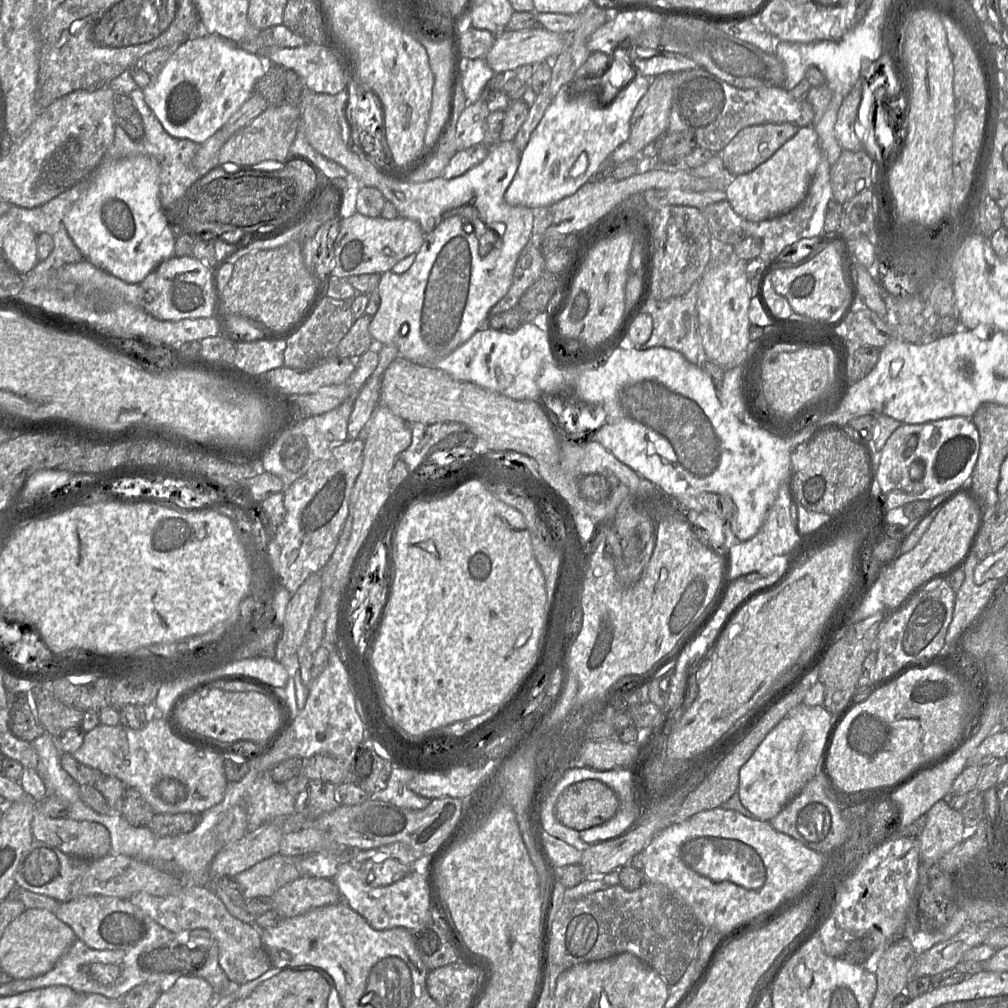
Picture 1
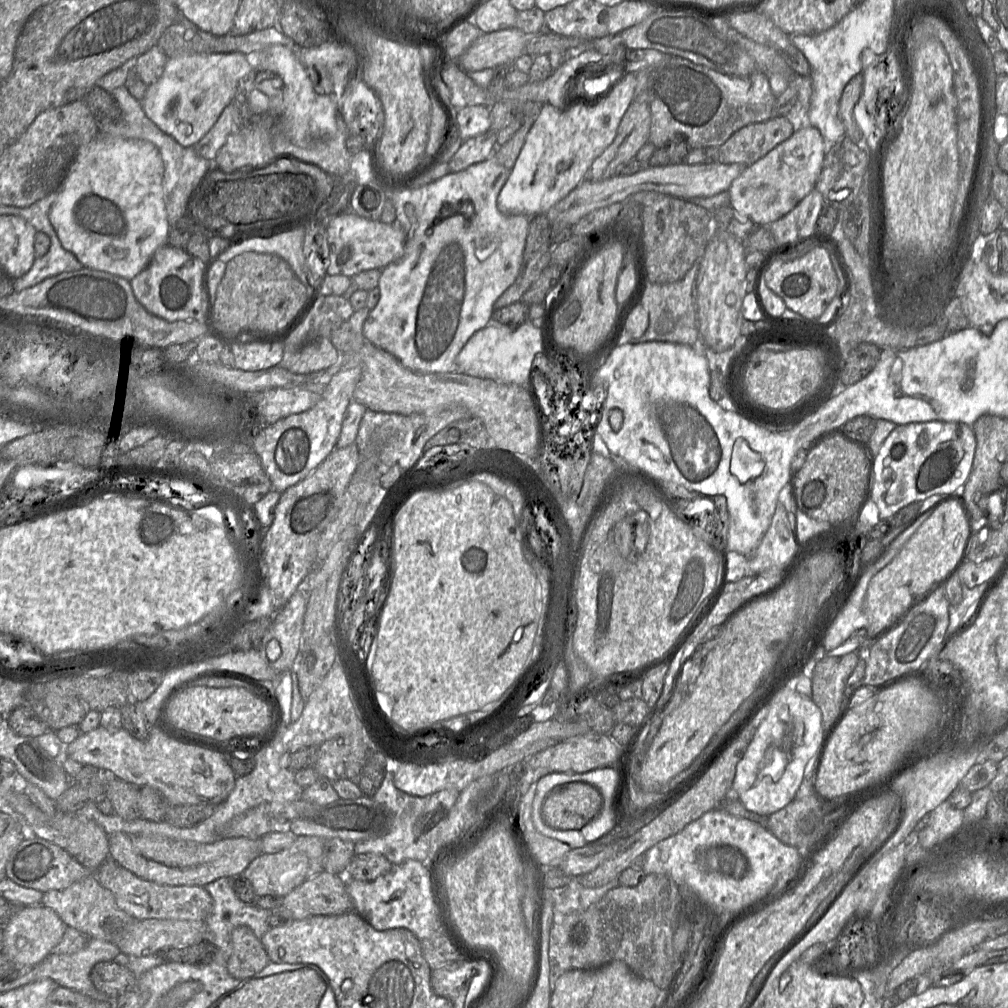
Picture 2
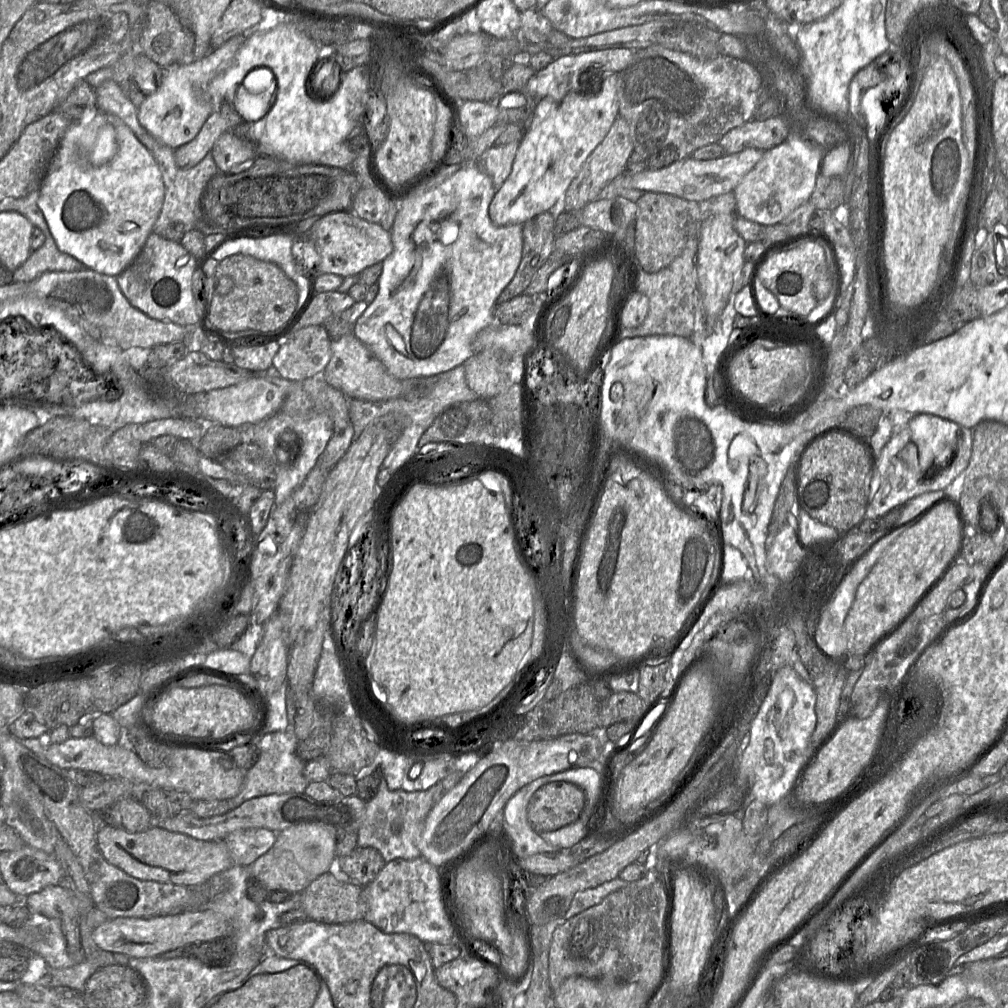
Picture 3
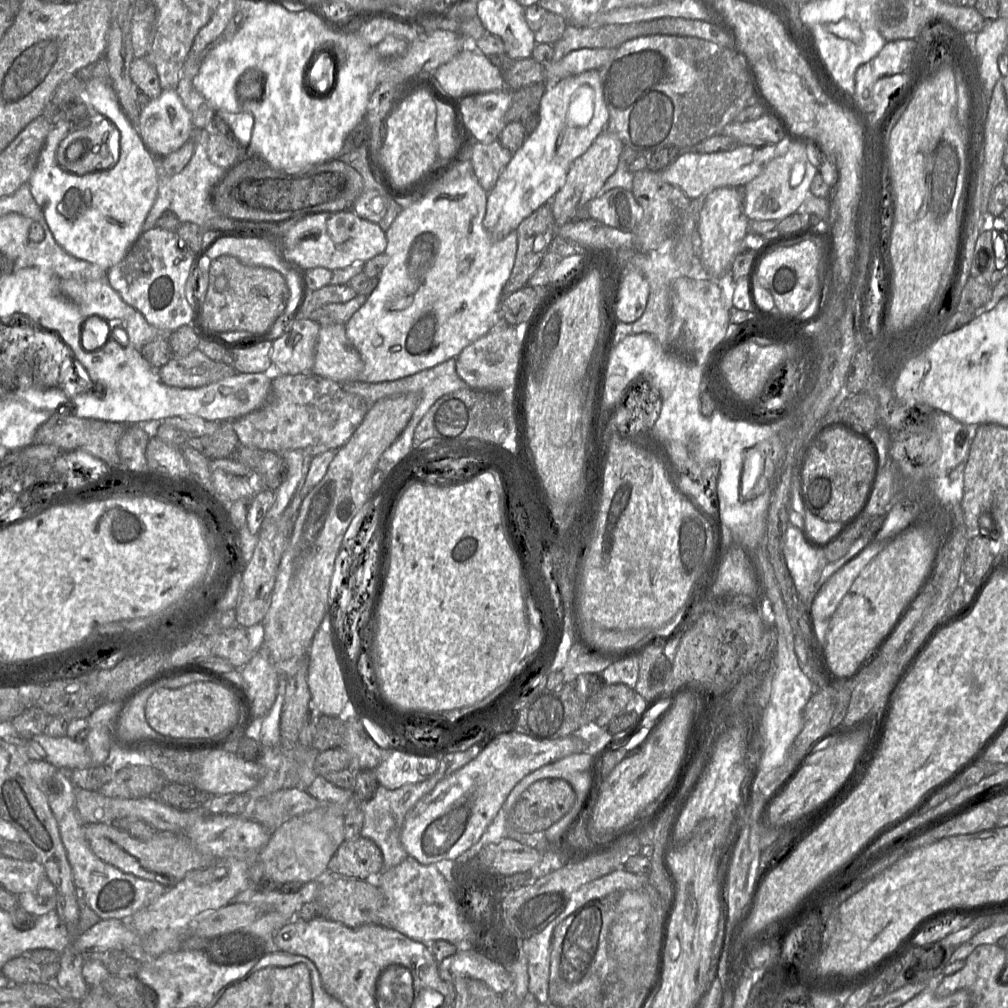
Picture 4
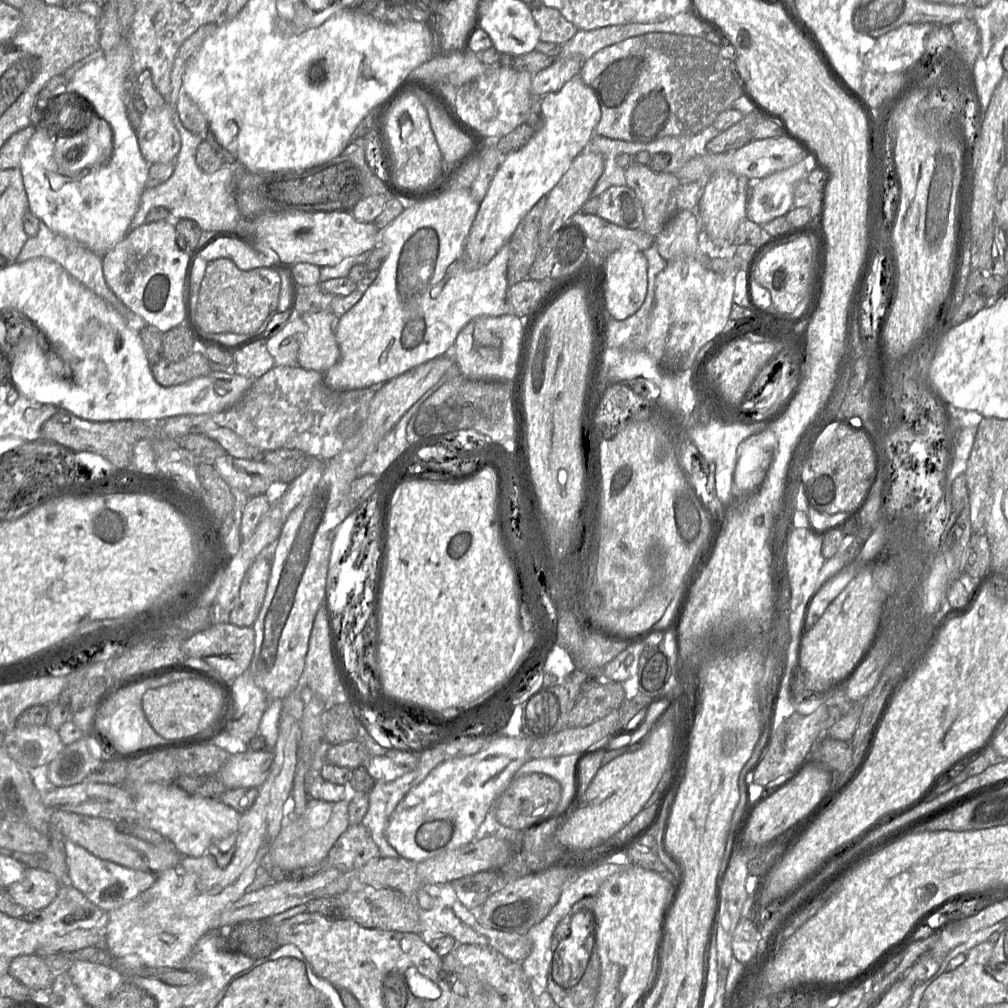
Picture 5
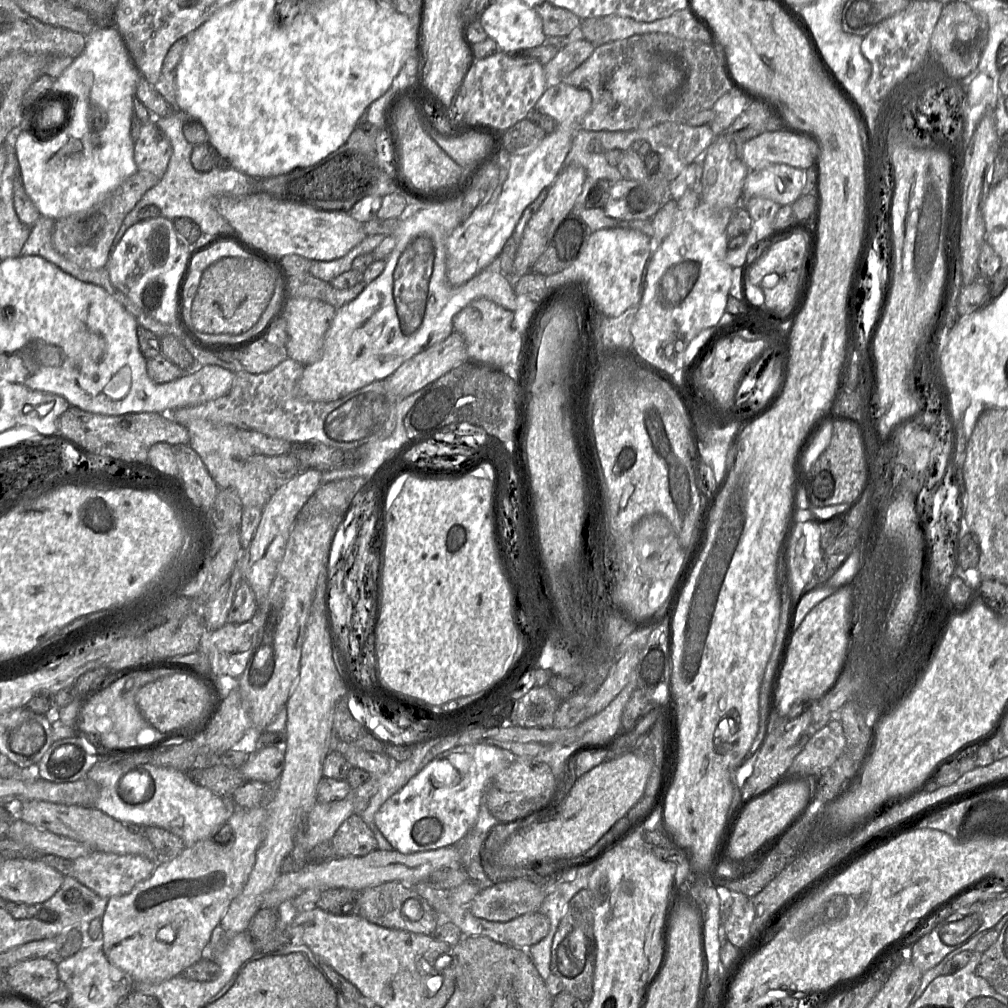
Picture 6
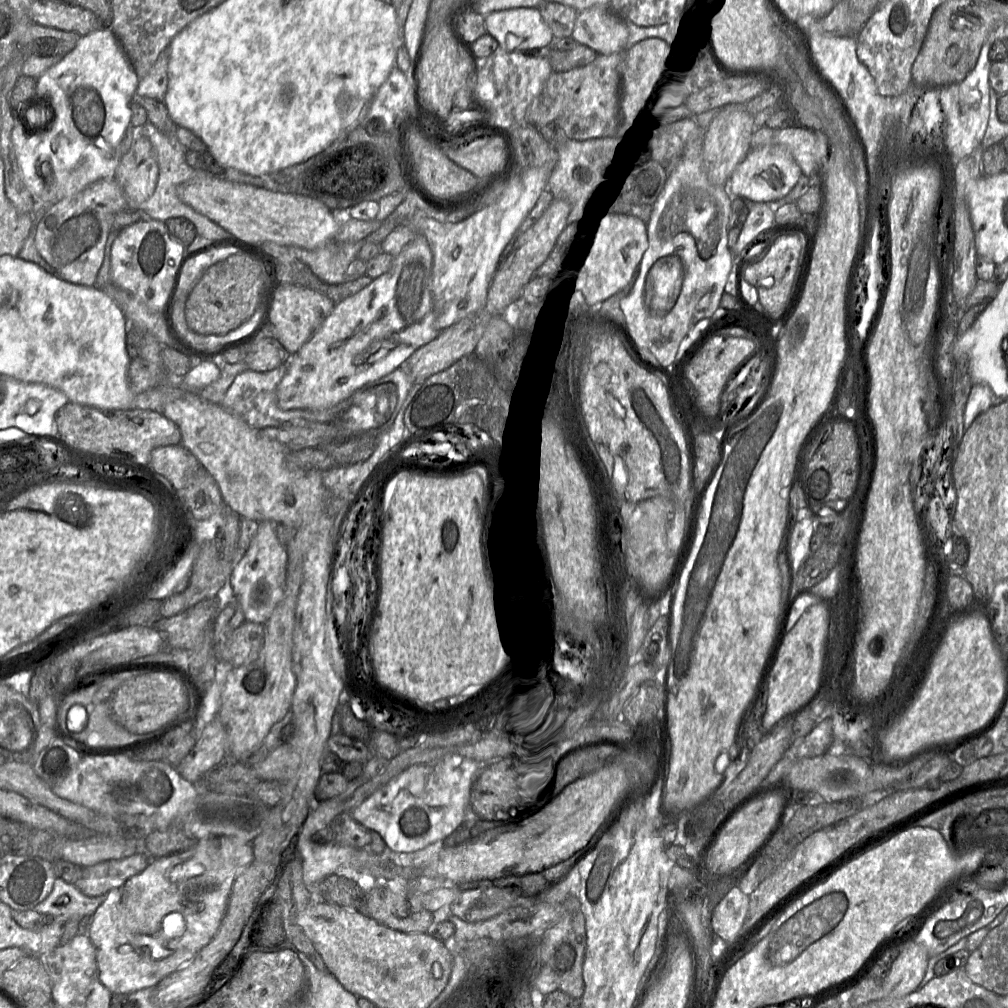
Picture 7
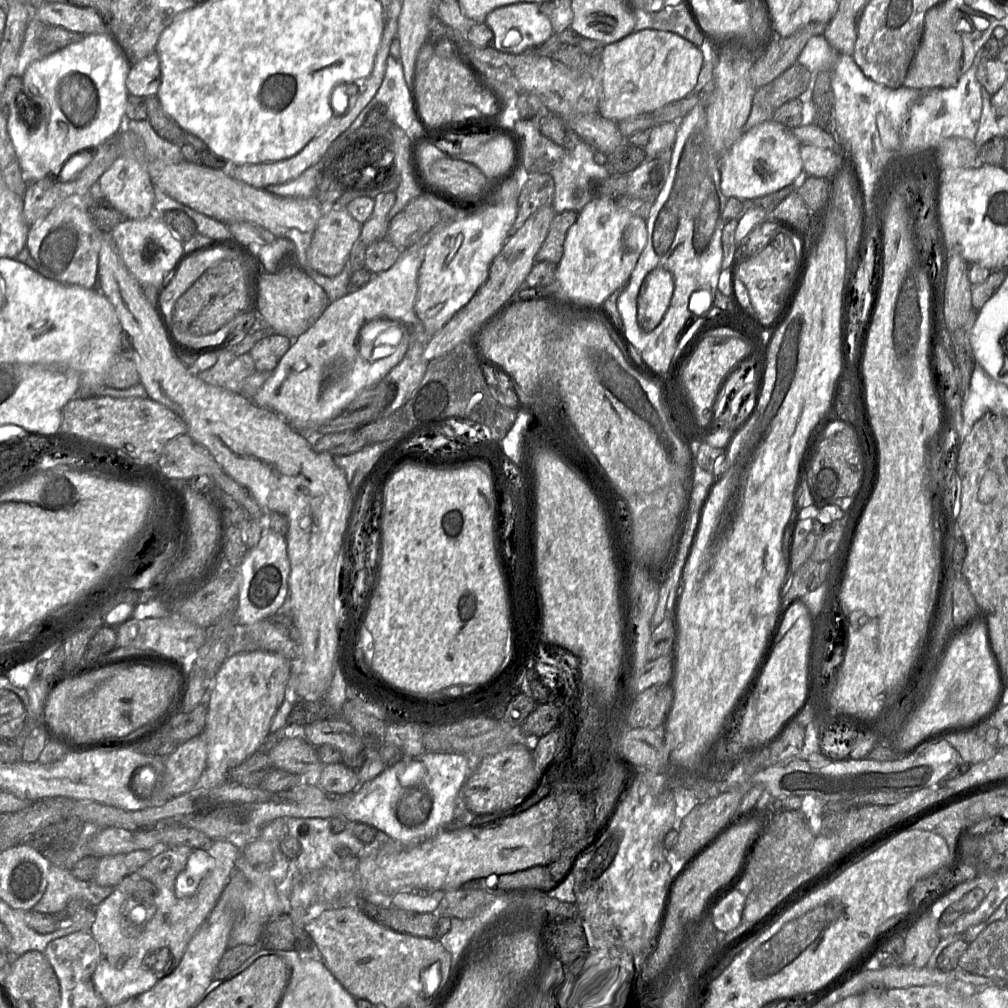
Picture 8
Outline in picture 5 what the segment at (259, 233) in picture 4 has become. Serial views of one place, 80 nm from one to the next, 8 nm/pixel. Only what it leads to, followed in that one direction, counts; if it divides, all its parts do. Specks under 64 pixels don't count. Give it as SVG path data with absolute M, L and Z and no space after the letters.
M174 109L173 122L181 137L181 149L174 161L175 170L164 183L145 189L139 208L131 222L130 230L143 225L148 212L155 206L165 207L175 218L194 220L202 231L222 232L236 229L242 220L234 196L234 181L239 163L229 161L215 172L203 172L196 163L197 147L204 140L203 137L187 129Z

